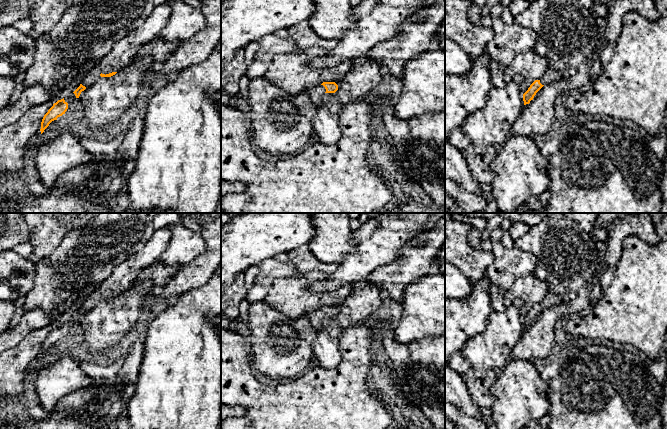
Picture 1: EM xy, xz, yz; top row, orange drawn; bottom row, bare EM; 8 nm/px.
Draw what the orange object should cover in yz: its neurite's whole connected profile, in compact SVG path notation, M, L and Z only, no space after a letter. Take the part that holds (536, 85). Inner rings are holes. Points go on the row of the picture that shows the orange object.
M548 68L547 72L540 80L535 80L528 90L523 94L524 105L529 104L533 100L536 93L546 84L558 81L562 78L559 71Z

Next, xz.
M323 82L321 85L310 88L307 93L312 102L317 106L323 103L325 93L335 93L338 90L338 85L335 82Z

